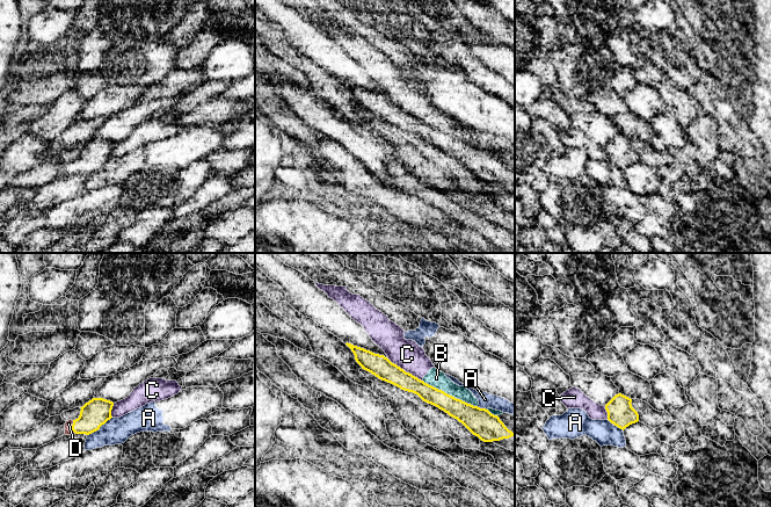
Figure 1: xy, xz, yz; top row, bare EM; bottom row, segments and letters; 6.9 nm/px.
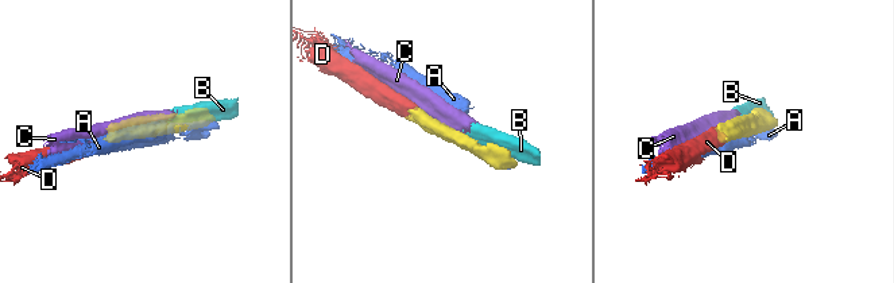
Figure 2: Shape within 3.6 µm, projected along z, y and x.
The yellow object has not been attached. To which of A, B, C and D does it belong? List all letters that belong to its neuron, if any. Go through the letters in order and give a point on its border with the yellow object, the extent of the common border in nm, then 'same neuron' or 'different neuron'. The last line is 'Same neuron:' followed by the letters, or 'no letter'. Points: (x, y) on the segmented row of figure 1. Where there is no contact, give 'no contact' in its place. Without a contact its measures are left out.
A: meets yellow in xy at (99, 428); contact 220 nm long; different neuron
B: meets yellow in xz at (449, 395); contact 420 nm long; different neuron
C: meets yellow in xz at (404, 370); contact 300 nm long; different neuron
D: meets yellow in xy at (71, 427); contact 100 nm long; same neuron
Same neuron: D

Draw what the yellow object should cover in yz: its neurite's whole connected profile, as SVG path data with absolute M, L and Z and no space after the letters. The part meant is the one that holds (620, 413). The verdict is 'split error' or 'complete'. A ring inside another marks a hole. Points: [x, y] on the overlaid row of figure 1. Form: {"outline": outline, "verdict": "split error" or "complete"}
{"outline": "M618 393L606 405L608 420L620 429L639 421L638 412L632 407L632 399Z", "verdict": "complete"}

